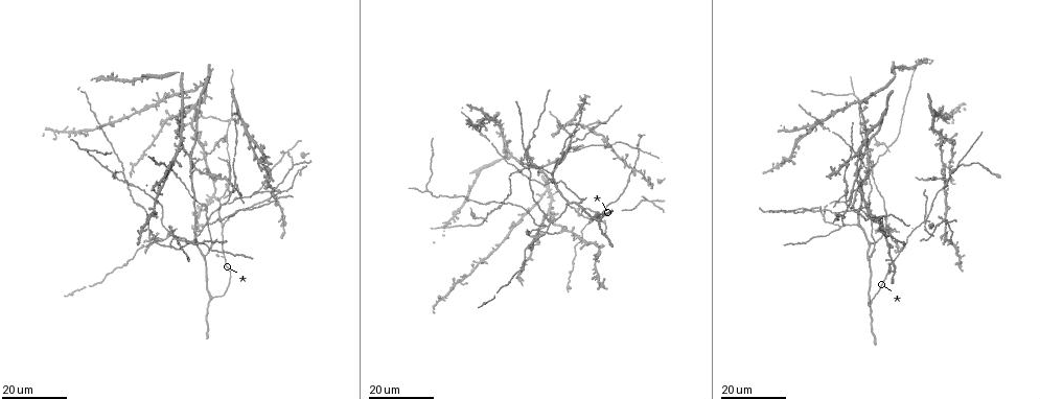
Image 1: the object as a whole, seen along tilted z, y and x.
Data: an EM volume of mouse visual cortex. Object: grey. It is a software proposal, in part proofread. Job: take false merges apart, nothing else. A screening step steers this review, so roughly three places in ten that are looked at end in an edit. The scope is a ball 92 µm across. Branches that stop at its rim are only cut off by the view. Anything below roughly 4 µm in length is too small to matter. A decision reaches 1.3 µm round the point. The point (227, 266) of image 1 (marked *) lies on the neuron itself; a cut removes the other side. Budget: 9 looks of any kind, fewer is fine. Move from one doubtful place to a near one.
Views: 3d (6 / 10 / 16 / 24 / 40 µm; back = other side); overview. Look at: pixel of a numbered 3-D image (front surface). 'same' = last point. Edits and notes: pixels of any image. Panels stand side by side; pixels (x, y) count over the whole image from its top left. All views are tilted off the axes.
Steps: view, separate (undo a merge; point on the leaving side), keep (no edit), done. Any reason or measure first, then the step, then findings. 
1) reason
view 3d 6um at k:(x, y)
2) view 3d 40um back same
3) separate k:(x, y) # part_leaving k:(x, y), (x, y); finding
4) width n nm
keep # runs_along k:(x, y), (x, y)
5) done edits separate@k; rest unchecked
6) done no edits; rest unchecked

sudden change in width
view 3d 16um at 1:(536, 241)

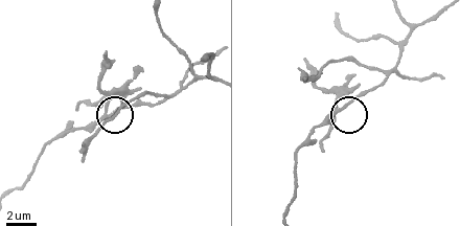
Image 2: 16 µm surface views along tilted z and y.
view 3d 10um at 2:(338, 108)

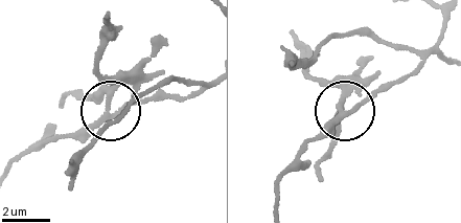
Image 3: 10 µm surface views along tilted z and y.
view 3d 6um at 3:(110, 114)

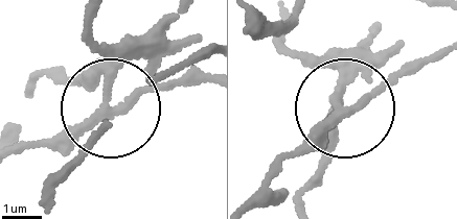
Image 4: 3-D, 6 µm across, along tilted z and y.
width 230 nm
separate 4:(74, 83) # part_leaving 4:(78, 132), (118, 55), (88, 13); a second neuron is stuck on

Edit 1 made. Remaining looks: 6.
view overview

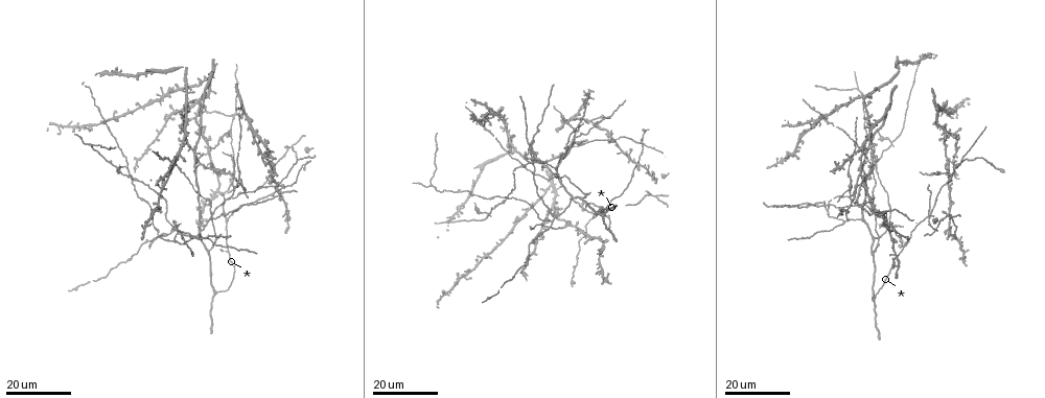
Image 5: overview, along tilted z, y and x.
four-way junction
view 3d 16um at 5:(168, 233)

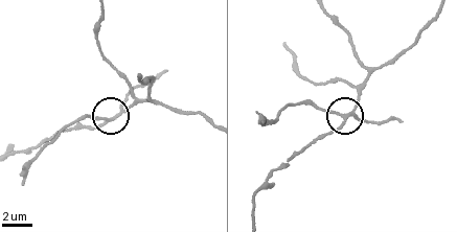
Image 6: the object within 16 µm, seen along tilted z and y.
zoom in
view 3d 10um at 6:(109, 119)

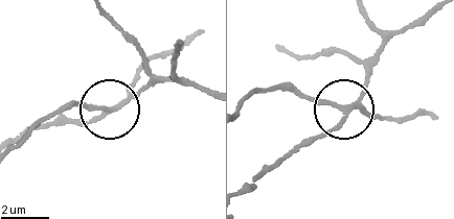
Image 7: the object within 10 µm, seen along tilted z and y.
side_arm 10 um
separate 7:(135, 77) # part_leaving 7:(115, 105), (62, 107), (36, 121), (15, 146); two neurons meet here

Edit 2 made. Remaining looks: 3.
small branch off a trunk
view 3d 16um at 5:(554, 167)

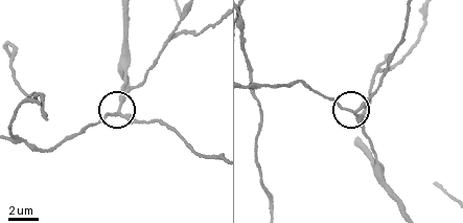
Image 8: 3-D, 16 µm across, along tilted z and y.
zoom in
view 3d 10um at 8:(354, 109)

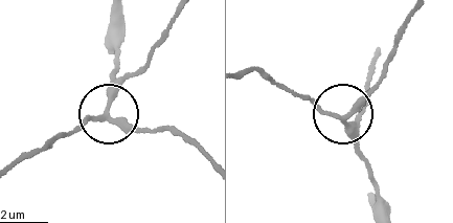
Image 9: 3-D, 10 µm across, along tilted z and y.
width 210 nm
keep # runs_along 9:(382, 209), (358, 129), (345, 116), (382, 79); one neuron here

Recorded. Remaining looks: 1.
done edits separate@4, separate@7; rest unchecked

